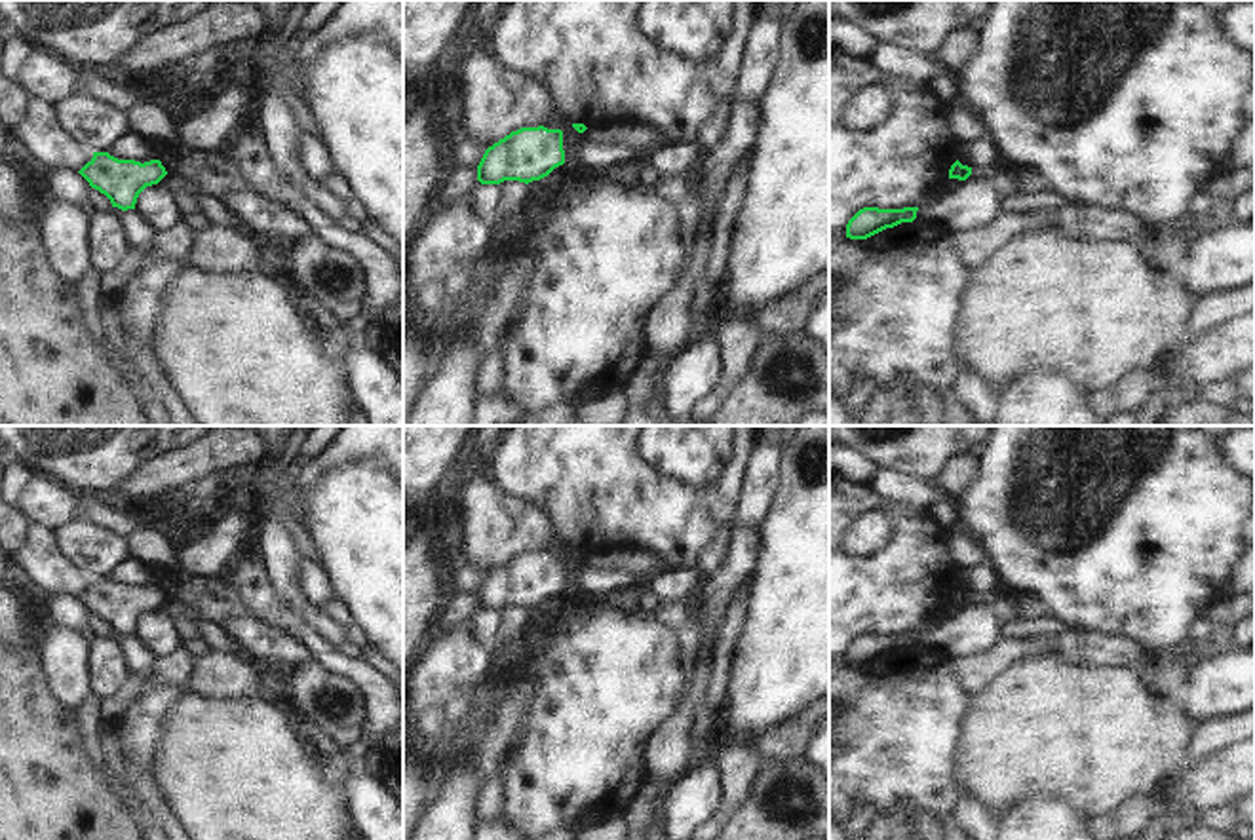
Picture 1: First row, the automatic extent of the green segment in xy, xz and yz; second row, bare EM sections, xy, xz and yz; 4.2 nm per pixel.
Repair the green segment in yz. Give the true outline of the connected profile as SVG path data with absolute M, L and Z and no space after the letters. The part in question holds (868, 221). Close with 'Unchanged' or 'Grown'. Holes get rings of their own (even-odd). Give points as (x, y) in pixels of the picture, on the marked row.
M863 207L846 224L846 238L867 239L886 228L894 228L901 222L913 222L918 207L903 209L878 209Z. Unchanged

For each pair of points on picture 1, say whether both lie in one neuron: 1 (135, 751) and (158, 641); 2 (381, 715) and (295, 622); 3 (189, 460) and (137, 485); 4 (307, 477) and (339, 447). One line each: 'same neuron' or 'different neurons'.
1: different neurons
2: same neuron
3: same neuron
4: same neuron

